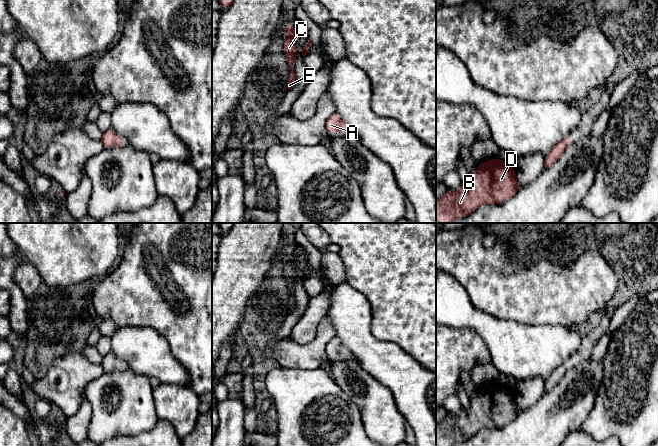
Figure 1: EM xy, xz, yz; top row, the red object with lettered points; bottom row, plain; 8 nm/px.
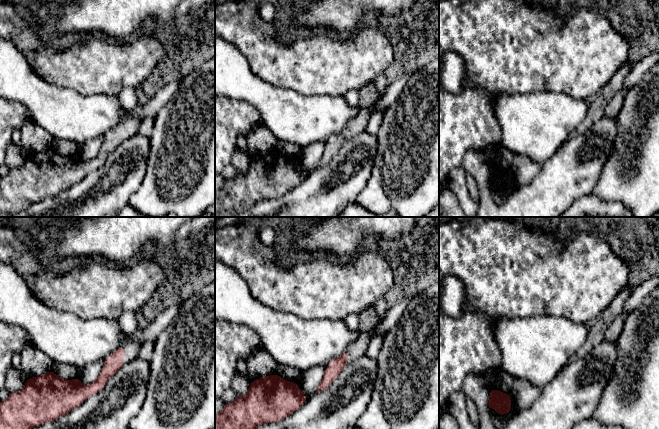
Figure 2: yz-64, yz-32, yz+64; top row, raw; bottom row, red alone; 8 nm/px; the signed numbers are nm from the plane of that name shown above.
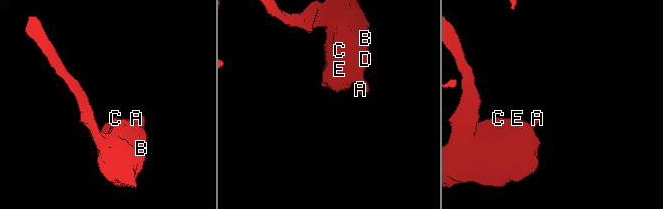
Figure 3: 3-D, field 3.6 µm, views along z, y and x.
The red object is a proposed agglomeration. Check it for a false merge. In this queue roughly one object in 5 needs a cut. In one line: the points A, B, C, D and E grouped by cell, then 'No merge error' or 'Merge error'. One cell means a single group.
Groups: A B C D E. No merge error

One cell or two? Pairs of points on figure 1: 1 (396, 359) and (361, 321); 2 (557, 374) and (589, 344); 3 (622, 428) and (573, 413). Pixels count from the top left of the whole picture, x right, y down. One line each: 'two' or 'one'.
1: one
2: one
3: two

